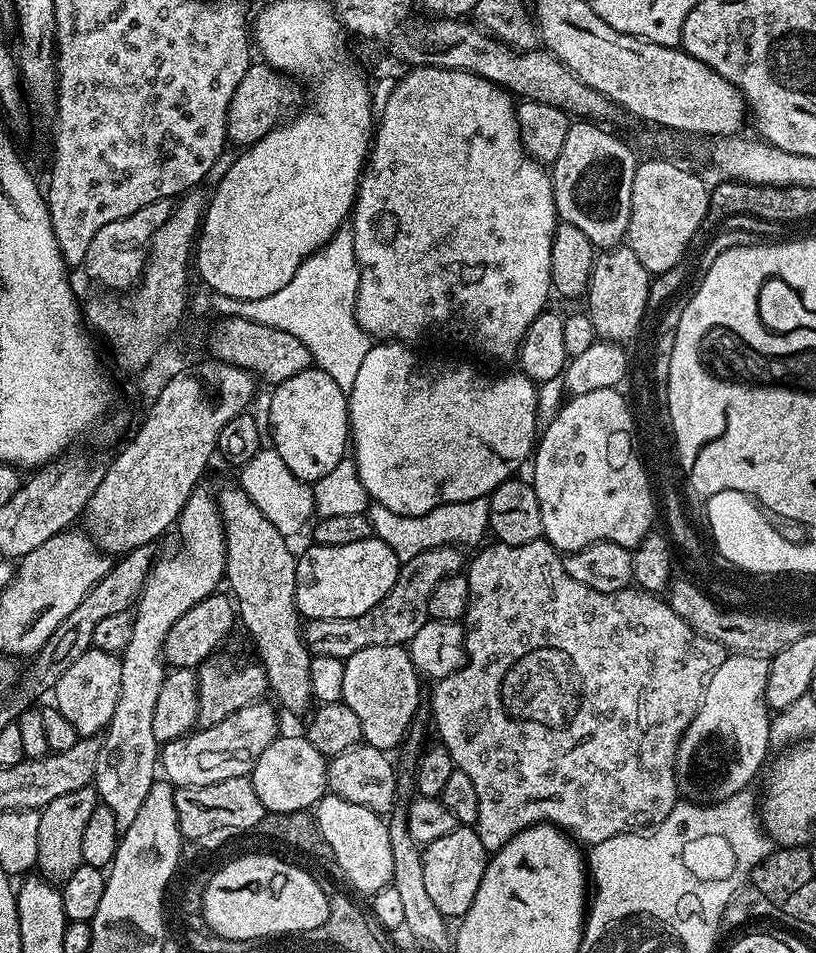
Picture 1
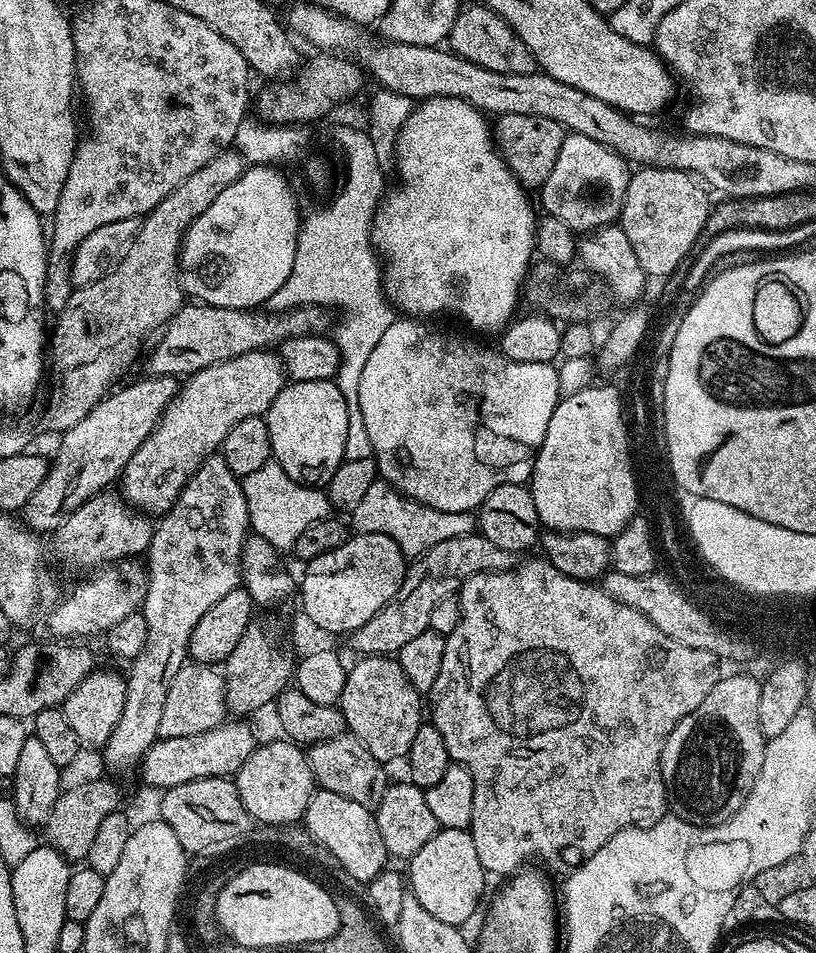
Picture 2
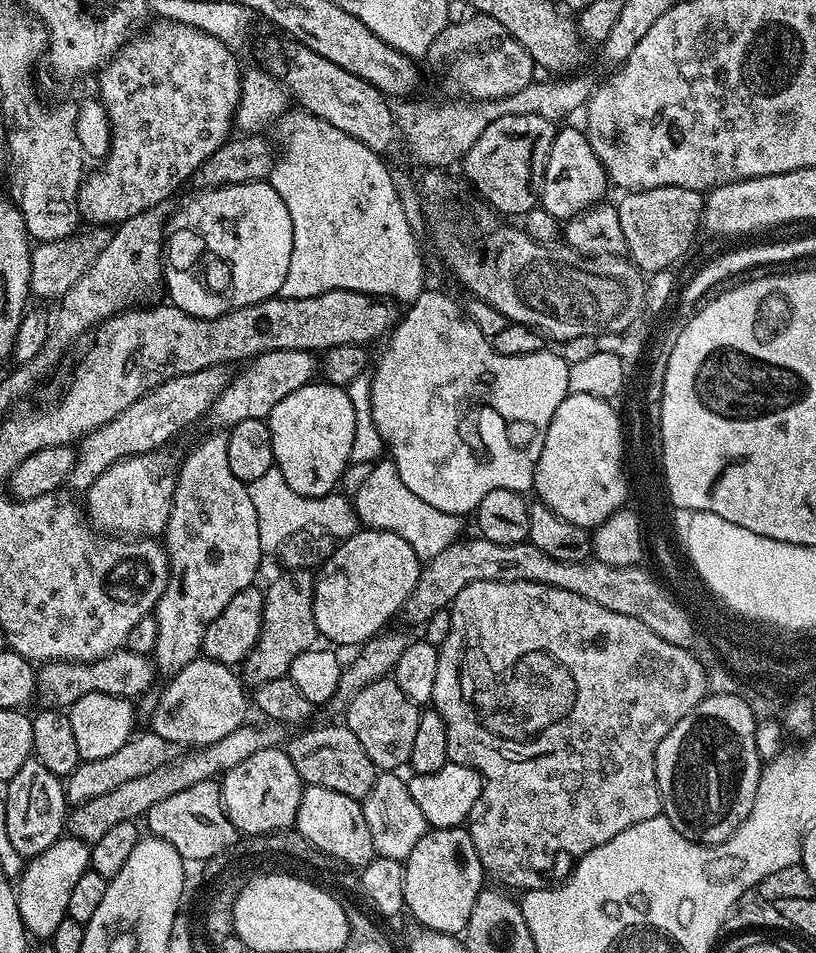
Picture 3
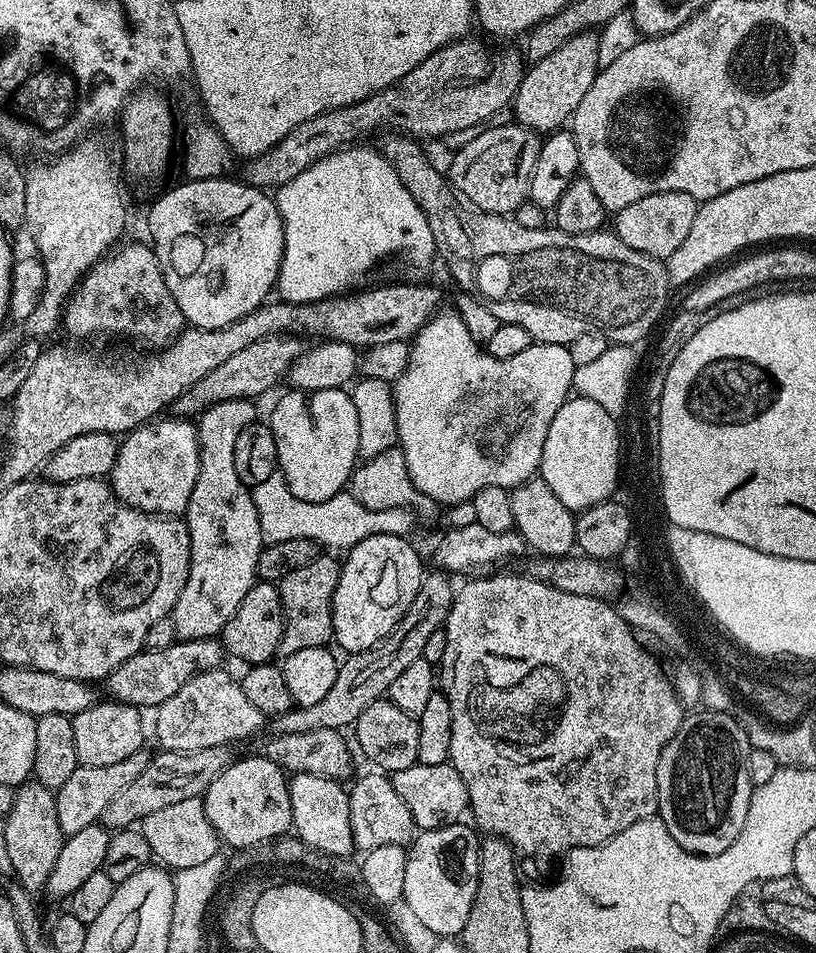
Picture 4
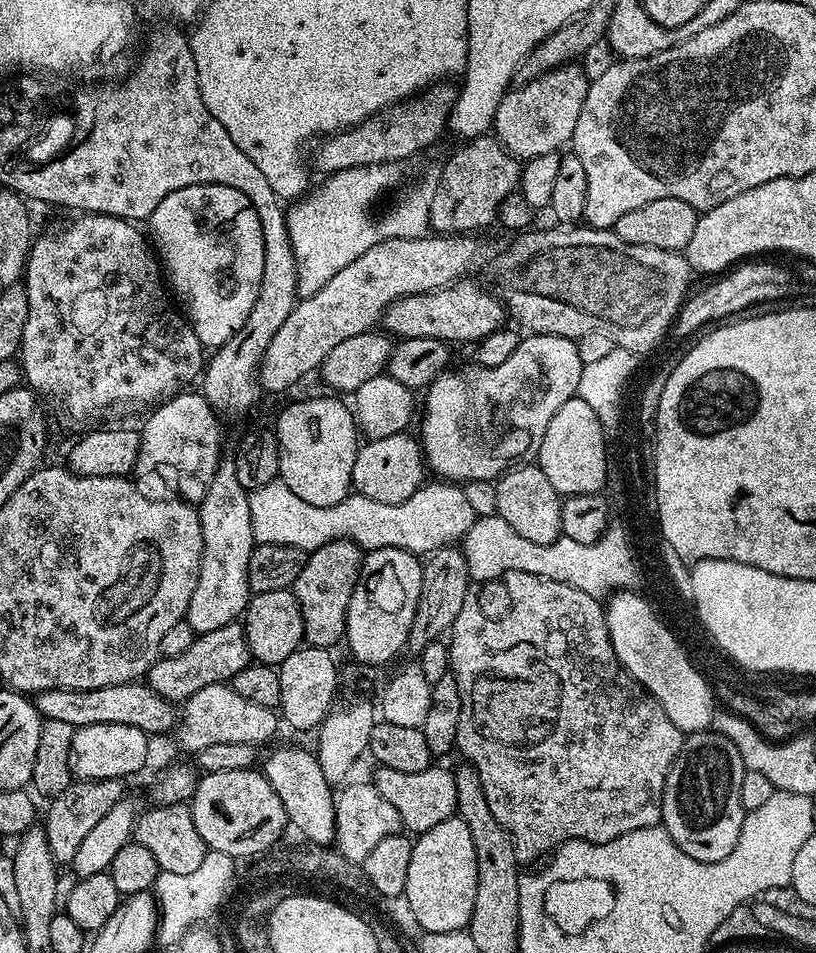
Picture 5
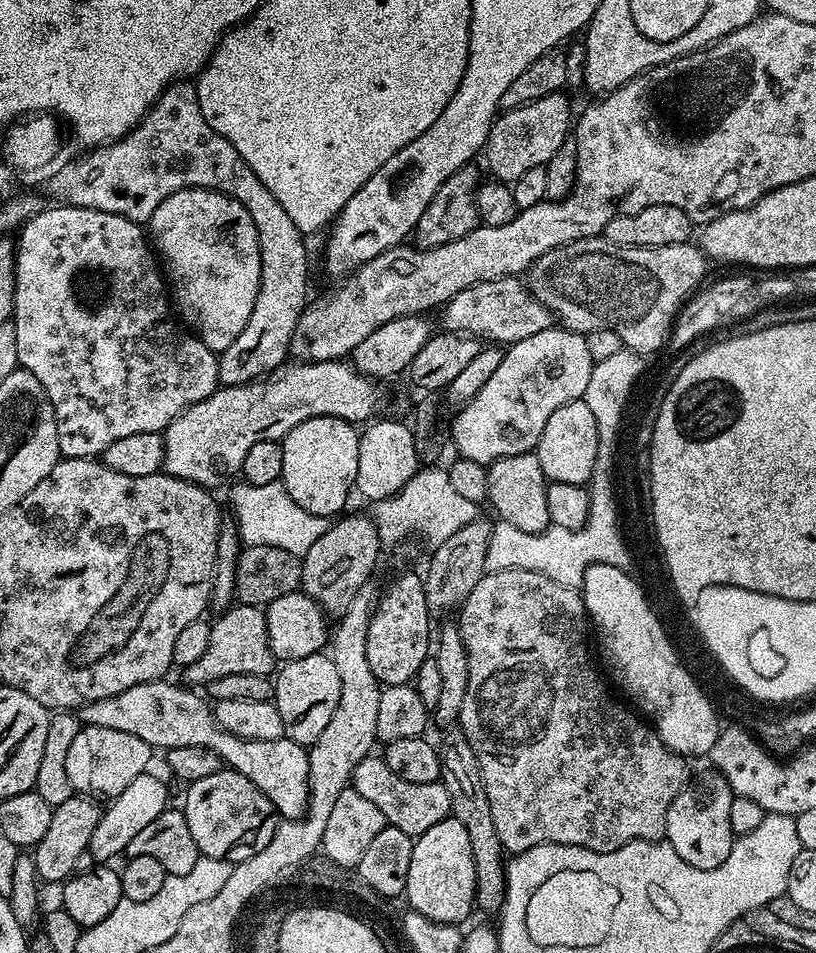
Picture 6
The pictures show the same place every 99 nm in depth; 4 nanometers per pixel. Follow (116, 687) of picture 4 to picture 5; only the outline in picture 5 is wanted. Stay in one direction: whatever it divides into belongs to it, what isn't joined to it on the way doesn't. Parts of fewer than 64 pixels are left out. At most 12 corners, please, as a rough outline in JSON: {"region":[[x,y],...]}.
{"region":[[243,623],[199,633],[161,656],[146,683],[183,702],[249,662]]}

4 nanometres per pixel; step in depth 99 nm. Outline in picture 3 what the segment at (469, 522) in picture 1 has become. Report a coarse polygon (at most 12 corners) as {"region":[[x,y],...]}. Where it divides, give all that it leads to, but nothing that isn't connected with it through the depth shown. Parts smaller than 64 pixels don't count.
{"region":[[384,458],[353,493],[365,529],[398,534],[422,562],[461,537],[463,517],[407,489]]}

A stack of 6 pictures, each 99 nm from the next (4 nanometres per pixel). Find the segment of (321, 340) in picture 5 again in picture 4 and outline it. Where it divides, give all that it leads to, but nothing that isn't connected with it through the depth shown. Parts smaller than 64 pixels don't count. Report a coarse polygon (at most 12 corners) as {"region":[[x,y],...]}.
{"region":[[301,337],[245,346],[174,401],[188,418],[270,391],[300,357]]}

